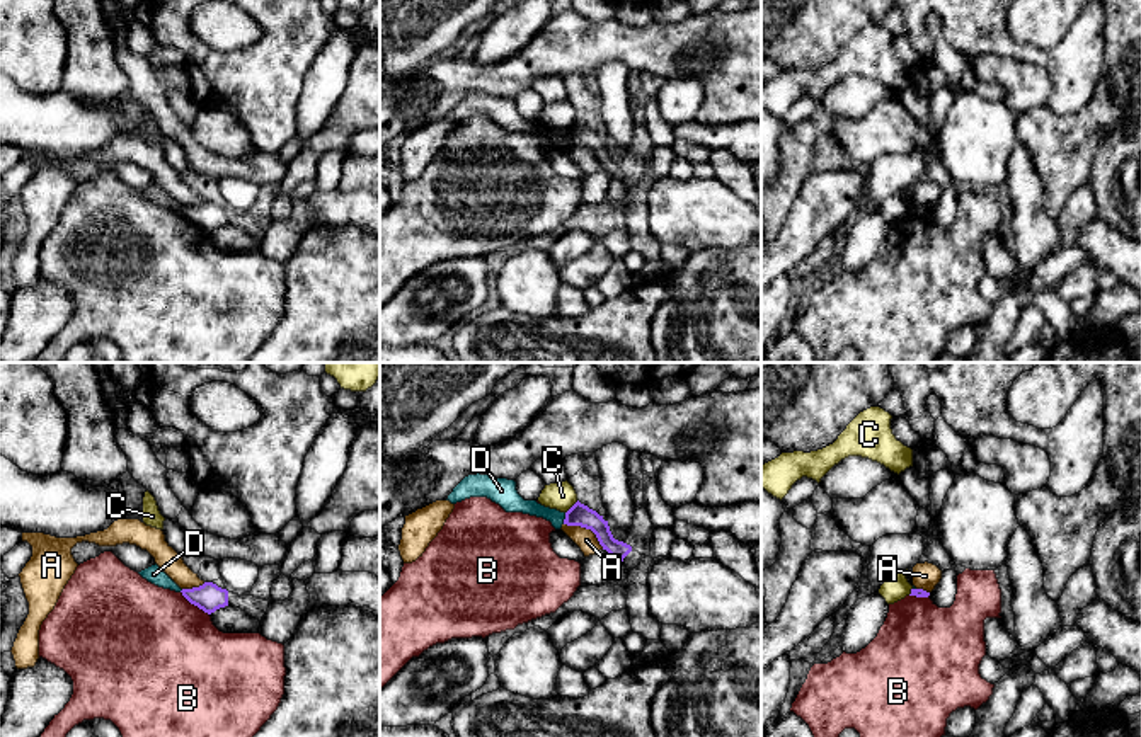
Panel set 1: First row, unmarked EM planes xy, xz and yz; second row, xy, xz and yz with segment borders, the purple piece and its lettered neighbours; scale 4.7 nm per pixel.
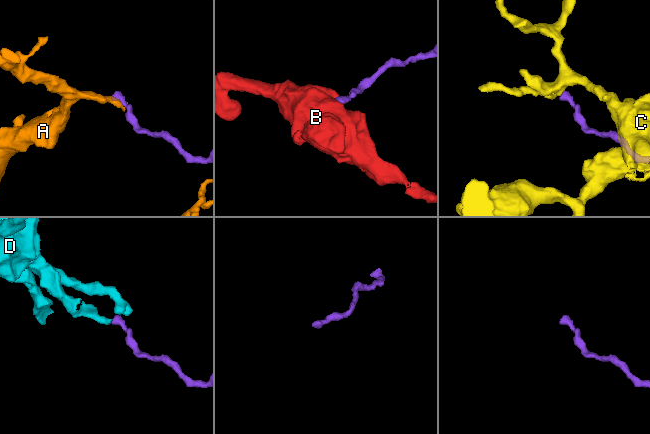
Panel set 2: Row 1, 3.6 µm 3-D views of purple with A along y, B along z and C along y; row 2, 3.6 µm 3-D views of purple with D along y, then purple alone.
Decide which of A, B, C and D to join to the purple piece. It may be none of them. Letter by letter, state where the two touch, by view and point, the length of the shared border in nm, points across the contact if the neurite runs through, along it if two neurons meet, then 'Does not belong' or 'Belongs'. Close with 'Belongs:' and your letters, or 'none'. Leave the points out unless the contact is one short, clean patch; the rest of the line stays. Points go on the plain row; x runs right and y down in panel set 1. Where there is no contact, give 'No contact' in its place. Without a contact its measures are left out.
A: Touches purple at xz (586, 147). Shared border 220 nm. Does not belong
B: Touches purple at xy (194, 223). Shared border 180 nm. Boundary: xy (181, 210), (208, 234). Does not belong
C: Touches purple at xz (571, 126). Shared border 90 nm. Does not belong
D: Touches purple at xz (566, 137). Shared border 60 nm. Boundary: xz (566, 131), (562, 142). Does not belong
Belongs: none

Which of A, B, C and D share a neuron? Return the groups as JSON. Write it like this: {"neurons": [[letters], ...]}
{"neurons": [["A"], ["B"], ["C"], ["D"]]}

